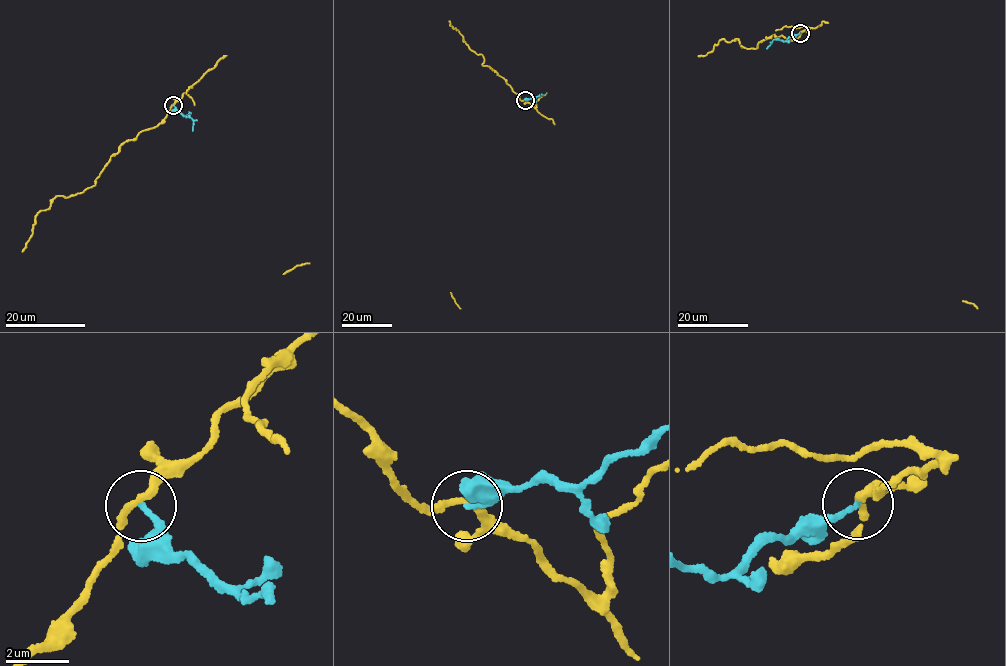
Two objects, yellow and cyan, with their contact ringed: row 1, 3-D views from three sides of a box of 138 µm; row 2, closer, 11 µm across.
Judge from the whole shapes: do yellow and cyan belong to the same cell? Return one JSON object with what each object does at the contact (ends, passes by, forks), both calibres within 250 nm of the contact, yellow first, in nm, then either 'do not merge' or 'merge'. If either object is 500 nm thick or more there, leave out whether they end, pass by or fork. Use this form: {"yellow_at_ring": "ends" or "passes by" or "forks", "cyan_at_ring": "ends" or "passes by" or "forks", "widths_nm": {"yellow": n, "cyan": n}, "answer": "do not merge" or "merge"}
{"yellow_at_ring": "passes by", "cyan_at_ring": "ends", "widths_nm": {"yellow": 240, "cyan": 160}, "answer": "do not merge"}

